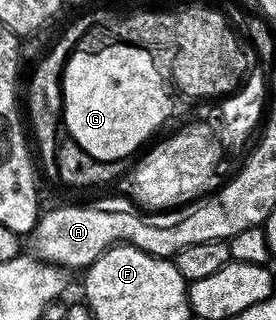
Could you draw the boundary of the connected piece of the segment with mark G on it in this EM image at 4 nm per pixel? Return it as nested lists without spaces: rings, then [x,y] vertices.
[[[110,42],[97,52],[80,51],[73,51],[68,57],[68,63],[64,65],[63,127],[67,135],[78,142],[82,150],[86,150],[86,154],[99,160],[128,160],[131,152],[139,153],[167,122],[174,101],[169,81],[156,57],[141,45]]]

